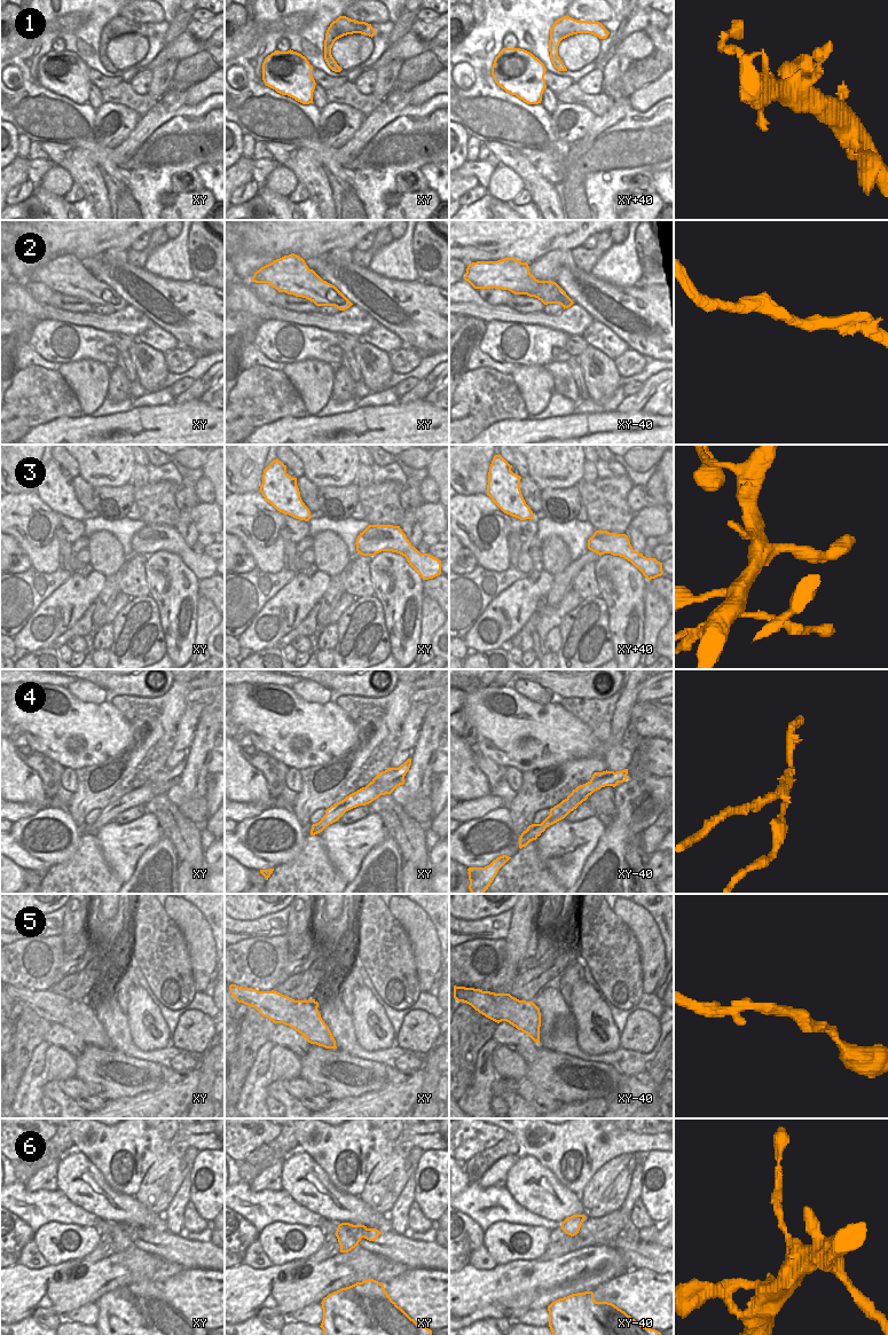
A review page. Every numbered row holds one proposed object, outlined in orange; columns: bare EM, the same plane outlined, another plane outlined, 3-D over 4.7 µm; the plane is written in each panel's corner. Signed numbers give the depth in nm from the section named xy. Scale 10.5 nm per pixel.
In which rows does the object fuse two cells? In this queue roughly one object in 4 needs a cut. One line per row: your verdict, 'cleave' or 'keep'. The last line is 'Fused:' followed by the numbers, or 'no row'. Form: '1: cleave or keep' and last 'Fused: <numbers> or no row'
1: keep
2: keep
3: keep
4: cleave
5: keep
6: keep
Fused: 4

